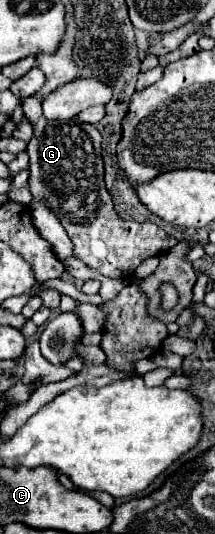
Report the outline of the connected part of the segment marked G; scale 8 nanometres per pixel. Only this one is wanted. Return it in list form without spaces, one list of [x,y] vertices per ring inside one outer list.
[[[38,95],[24,99],[24,115],[30,121],[34,135],[28,143],[30,181],[28,187],[34,199],[46,199],[58,215],[68,237],[74,243],[74,255],[112,279],[130,279],[134,269],[152,255],[166,253],[176,239],[154,223],[124,221],[116,215],[112,197],[104,185],[104,159],[100,131],[78,119],[48,121],[42,115]]]

